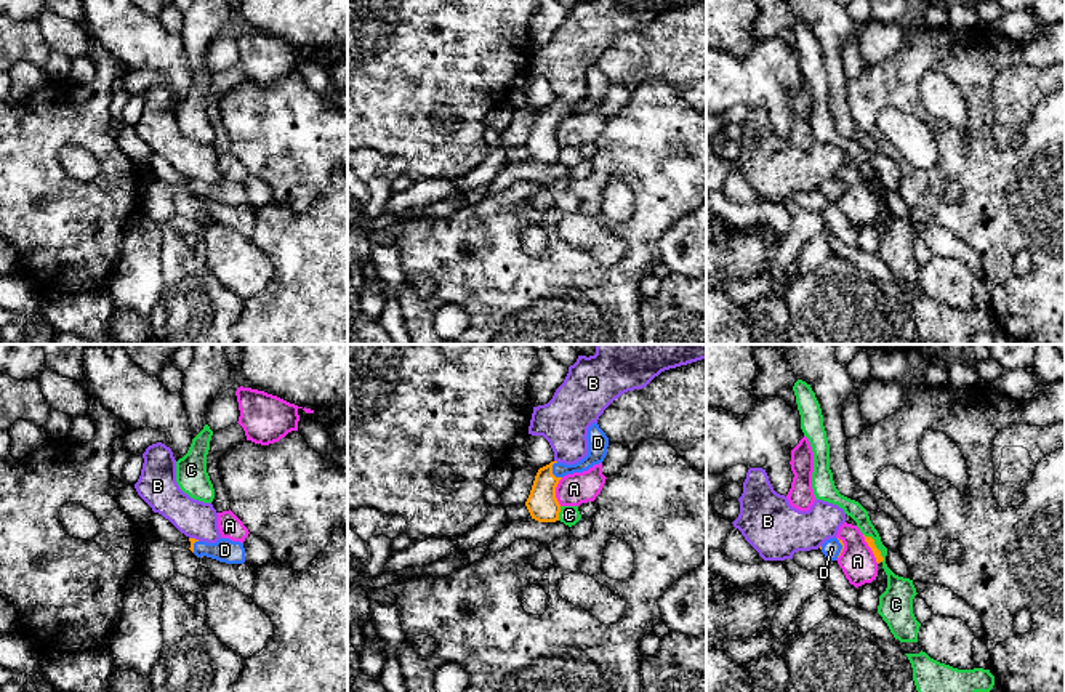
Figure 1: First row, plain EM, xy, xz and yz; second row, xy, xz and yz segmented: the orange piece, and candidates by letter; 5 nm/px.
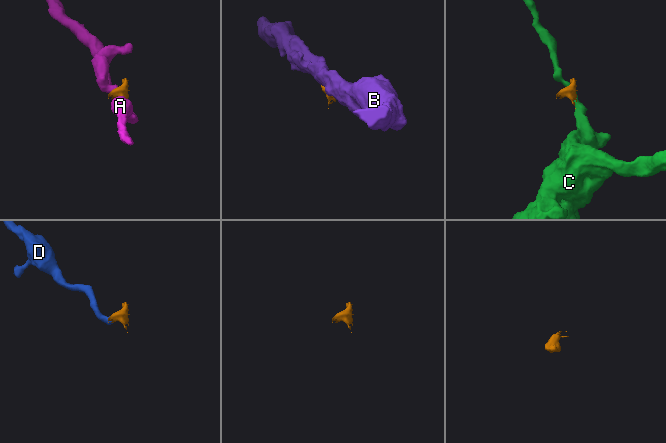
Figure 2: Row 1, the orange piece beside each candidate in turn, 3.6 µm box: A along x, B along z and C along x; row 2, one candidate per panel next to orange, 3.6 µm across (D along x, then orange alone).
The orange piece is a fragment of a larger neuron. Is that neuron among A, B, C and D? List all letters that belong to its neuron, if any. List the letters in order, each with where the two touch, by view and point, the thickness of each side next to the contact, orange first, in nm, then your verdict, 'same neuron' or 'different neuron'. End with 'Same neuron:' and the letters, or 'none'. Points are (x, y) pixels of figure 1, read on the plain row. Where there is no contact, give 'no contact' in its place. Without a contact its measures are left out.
A: contact xz (554, 133); calibres 160 and 160 nm; different neuron
B: contact xy (194, 180); calibres 30 and 190 nm; different neuron
C: contact yz (875, 188); calibres 40 and 130 nm; different neuron
D: contact xz (551, 112); calibres 160 and 100 nm; same neuron
Same neuron: D

